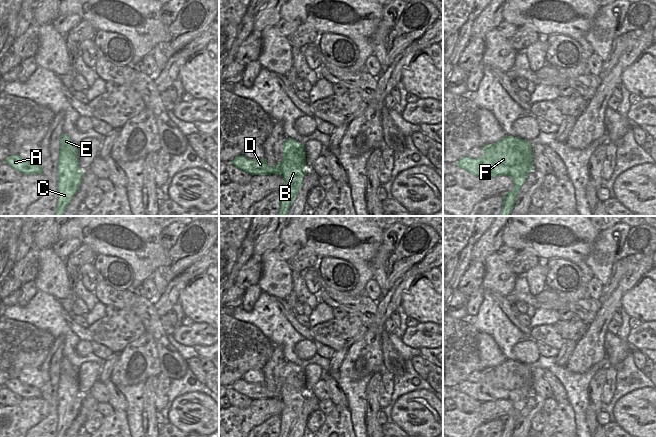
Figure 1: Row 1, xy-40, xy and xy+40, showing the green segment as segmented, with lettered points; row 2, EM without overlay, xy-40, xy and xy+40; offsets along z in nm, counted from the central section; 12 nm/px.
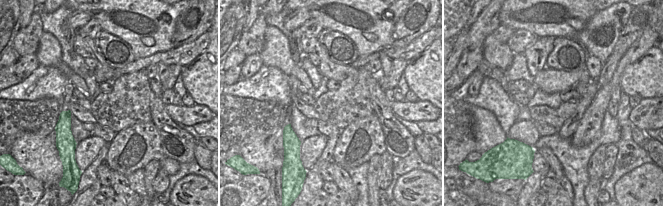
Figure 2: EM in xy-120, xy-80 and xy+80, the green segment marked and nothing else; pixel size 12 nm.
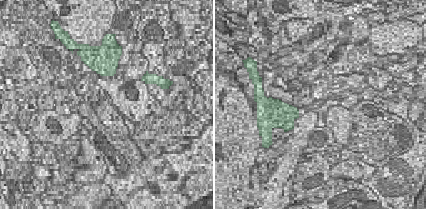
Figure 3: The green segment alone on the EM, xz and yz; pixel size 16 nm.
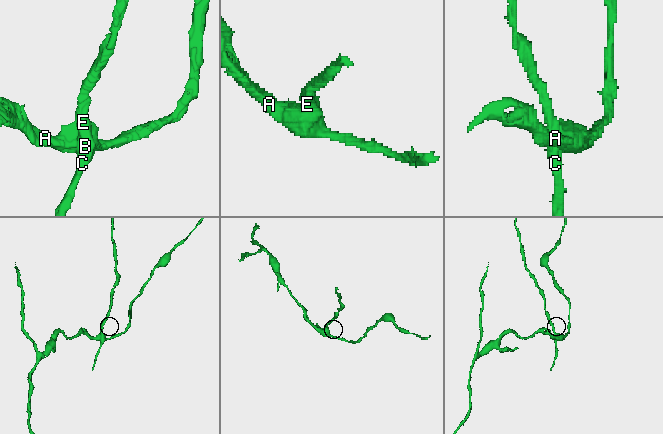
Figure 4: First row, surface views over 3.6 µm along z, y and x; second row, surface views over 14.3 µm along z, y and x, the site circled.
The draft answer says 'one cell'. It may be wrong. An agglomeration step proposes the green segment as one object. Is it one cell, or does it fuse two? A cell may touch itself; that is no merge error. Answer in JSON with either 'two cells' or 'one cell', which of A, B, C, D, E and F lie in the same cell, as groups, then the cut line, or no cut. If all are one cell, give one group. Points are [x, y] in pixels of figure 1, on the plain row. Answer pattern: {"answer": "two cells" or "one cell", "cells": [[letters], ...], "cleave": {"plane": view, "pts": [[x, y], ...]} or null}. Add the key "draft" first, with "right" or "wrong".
{"draft": "wrong", "answer": "two cells", "cells": [["A", "D", "F"], ["B", "C", "E"]], "cleave": {"plane": "xy", "pts": [[304, 391], [285, 382], [280, 397]]}}

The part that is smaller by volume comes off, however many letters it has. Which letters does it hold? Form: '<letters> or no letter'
B, C, E

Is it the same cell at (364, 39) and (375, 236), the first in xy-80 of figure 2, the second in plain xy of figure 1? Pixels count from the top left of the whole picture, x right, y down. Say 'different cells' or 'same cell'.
same cell

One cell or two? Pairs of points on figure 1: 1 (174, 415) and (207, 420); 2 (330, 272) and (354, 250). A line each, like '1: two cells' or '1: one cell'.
1: one cell
2: two cells

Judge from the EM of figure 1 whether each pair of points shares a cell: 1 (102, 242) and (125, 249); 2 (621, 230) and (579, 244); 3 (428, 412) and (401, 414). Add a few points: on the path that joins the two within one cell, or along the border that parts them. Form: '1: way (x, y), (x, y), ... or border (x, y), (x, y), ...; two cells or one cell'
1: way (108, 243), (119, 248); one cell
2: border (600, 232), (593, 249), (585, 259); two cells
3: way (421, 413), (408, 413); one cell

